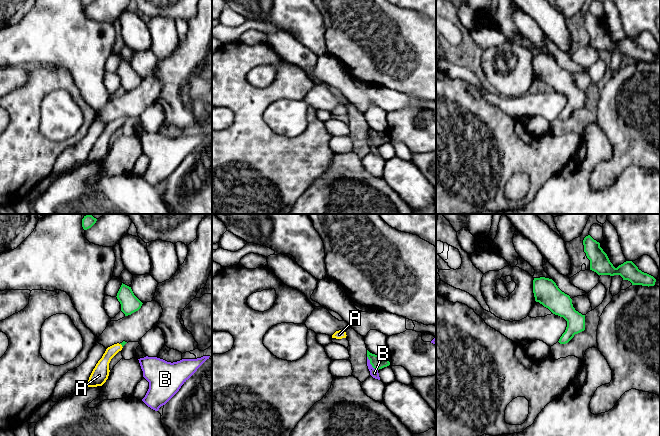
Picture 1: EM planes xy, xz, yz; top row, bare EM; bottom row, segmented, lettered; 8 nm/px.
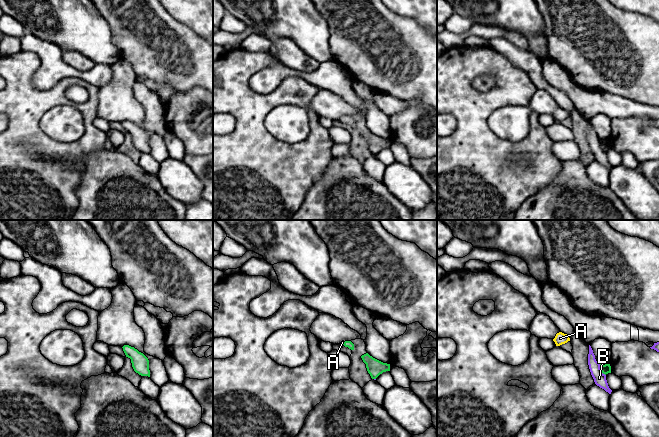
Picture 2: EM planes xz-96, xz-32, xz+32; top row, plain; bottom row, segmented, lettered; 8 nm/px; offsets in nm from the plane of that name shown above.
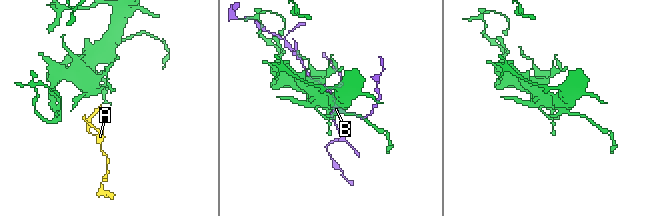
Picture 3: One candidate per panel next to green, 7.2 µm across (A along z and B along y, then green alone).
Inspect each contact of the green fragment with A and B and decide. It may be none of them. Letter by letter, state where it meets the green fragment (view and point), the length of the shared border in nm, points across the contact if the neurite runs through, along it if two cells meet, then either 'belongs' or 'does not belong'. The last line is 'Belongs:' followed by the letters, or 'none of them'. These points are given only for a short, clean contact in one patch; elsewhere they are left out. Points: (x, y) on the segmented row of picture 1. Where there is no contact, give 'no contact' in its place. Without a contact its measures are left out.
A: contact xy (121, 344); length 40 nm; way xy (123, 343), (121, 344), (106, 358), (102, 367); belongs
B: contact xz (370, 363); length 150 nm; border xz (367, 356), (370, 364), (377, 370); does not belong
Belongs: A

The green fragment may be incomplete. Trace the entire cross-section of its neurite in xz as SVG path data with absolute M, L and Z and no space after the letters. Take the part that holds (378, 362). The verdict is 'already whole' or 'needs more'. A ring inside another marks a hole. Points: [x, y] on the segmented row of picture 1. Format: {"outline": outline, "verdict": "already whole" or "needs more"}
{"outline": "M367 350L367 357L375 370L379 370L390 365L390 362L386 356L378 356Z", "verdict": "already whole"}

